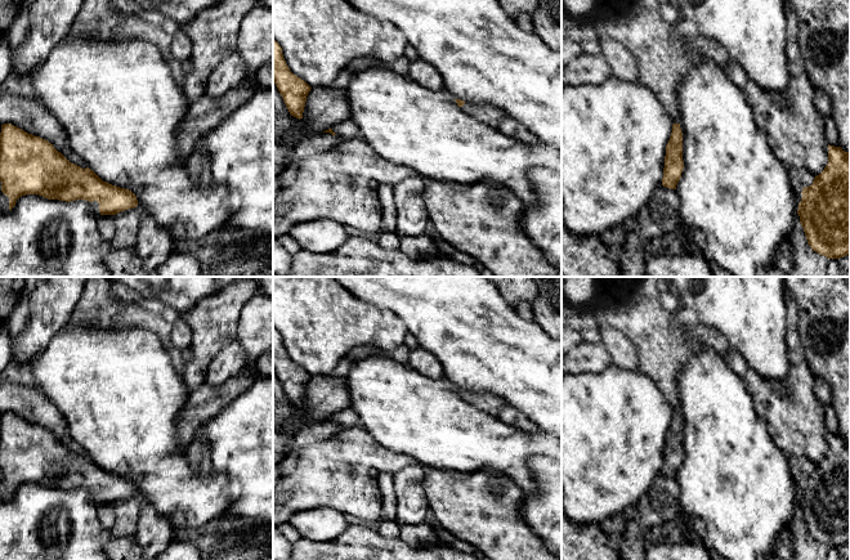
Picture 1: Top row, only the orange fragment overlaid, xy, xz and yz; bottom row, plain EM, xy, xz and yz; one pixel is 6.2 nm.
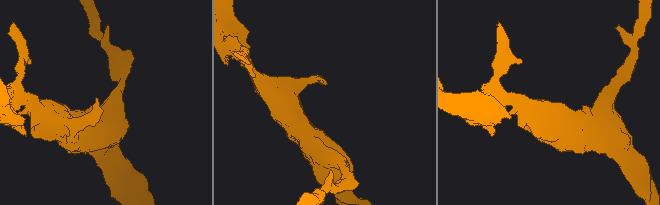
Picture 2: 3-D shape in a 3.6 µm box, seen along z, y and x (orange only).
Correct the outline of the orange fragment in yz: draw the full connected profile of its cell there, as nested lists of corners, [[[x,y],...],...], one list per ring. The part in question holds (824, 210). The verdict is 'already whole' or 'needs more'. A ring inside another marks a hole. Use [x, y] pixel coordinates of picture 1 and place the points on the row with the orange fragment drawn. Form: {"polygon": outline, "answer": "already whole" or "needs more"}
{"polygon": [[[828,144],[827,166],[801,194],[797,214],[811,250],[828,259],[850,255],[850,153]]], "answer": "already whole"}

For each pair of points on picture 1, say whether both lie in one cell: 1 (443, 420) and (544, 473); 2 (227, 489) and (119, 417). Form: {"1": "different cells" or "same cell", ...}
{"1": "different cells", "2": "same cell"}

